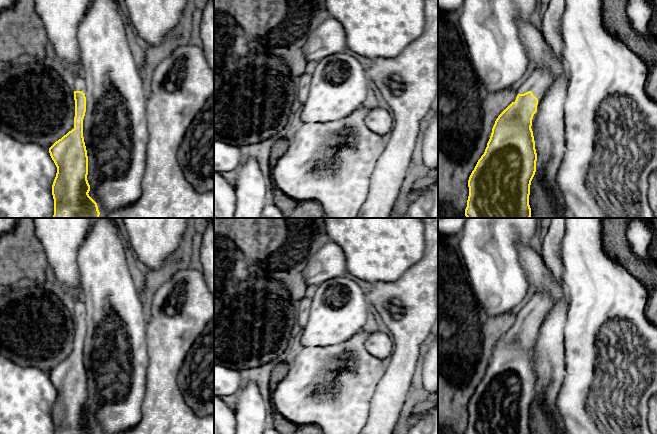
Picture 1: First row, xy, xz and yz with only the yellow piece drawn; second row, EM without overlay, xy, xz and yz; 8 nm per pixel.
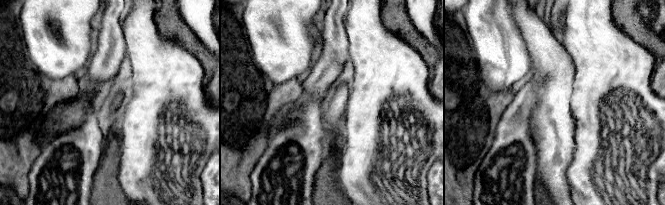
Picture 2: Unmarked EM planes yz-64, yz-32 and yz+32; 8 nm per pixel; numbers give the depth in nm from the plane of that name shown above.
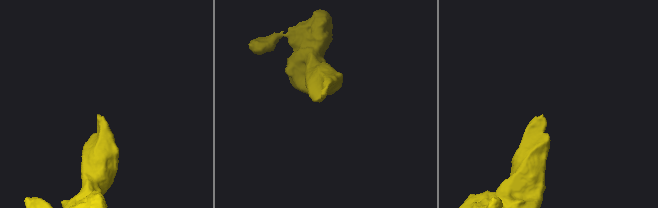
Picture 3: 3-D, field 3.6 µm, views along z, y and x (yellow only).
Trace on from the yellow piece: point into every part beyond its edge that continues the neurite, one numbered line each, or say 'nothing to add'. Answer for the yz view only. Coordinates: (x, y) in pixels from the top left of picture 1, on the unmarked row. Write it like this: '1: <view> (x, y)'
1: yz (538, 305)

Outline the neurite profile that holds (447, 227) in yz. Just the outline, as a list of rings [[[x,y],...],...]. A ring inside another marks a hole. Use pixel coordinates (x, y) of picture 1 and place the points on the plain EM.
[[[438,218],[438,234],[450,237],[459,234],[467,218]]]

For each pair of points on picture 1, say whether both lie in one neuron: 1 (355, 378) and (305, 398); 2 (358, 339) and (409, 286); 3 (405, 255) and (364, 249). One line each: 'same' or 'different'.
1: same
2: different
3: same

